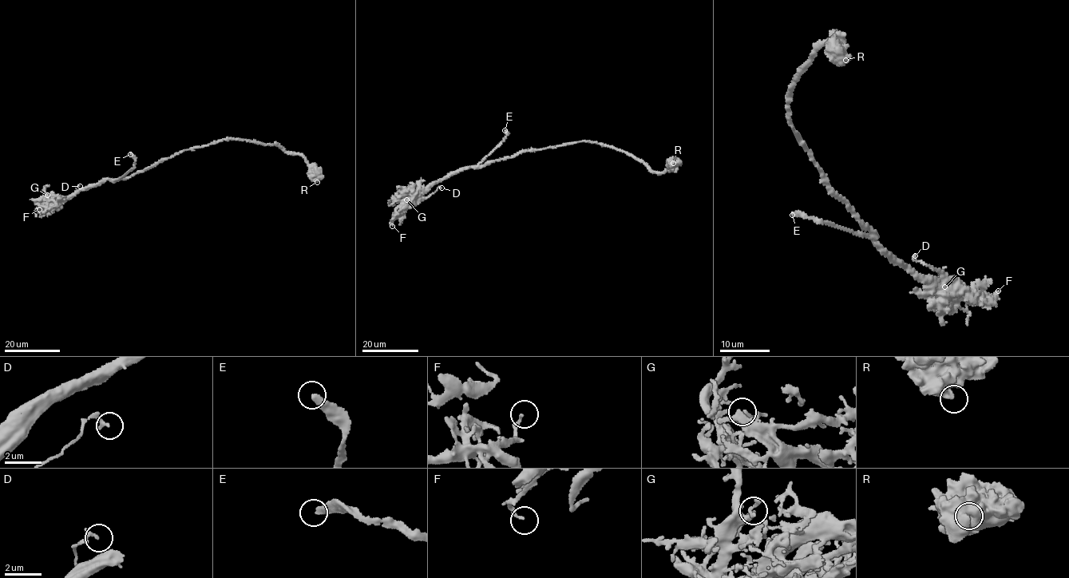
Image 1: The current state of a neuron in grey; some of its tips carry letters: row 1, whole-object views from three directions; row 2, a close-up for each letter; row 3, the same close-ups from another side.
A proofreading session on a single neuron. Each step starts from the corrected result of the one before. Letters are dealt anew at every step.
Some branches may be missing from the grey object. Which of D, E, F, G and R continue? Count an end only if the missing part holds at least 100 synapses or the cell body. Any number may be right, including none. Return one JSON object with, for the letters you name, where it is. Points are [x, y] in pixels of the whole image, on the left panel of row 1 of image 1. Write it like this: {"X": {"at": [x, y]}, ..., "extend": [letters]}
{"E": {"at": [130, 154]}, "extend": ["E"]}

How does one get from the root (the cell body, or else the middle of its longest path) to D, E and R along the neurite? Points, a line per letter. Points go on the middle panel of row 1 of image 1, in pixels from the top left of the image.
D: (540, 148), (456, 171), (429, 185), (421, 195), (428, 196), (438, 187), (441, 188)
E: (540, 148), (479, 165), (504, 140), (507, 133), (504, 130)
R: (540, 148), (596, 141), (630, 153), (653, 172), (671, 169), (668, 163), (673, 163)

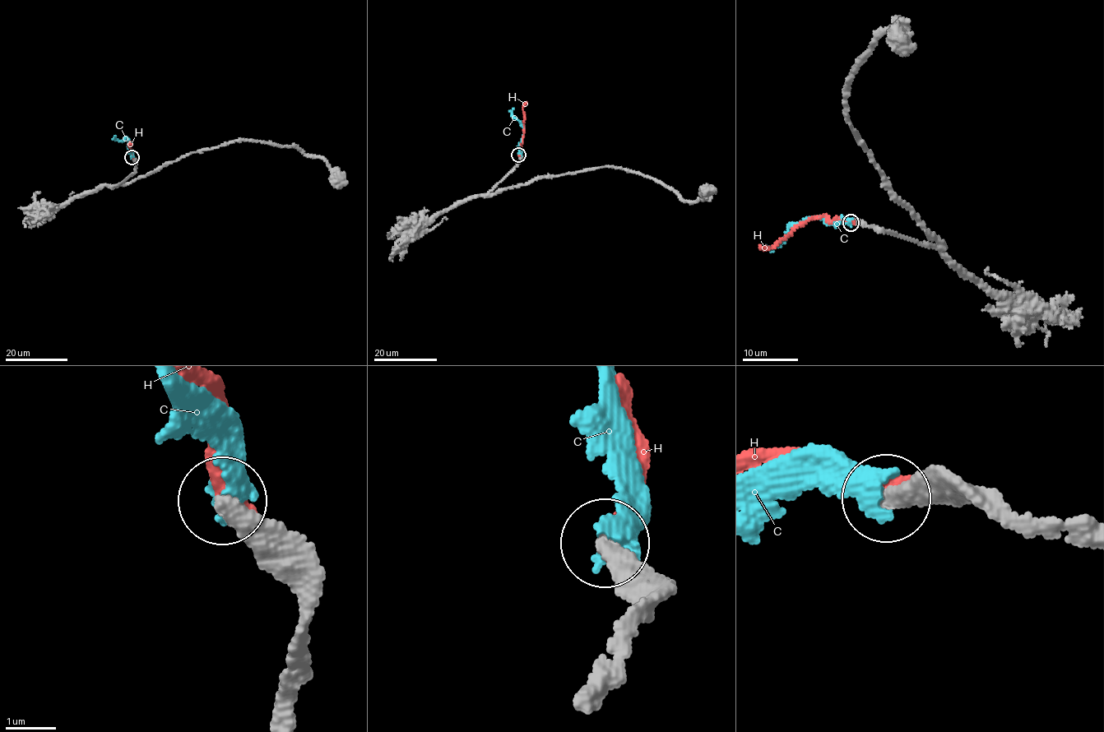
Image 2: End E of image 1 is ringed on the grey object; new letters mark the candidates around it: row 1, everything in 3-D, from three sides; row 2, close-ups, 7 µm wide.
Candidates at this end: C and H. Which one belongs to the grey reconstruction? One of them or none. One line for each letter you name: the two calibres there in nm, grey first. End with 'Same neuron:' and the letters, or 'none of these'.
Same neuron: none of these

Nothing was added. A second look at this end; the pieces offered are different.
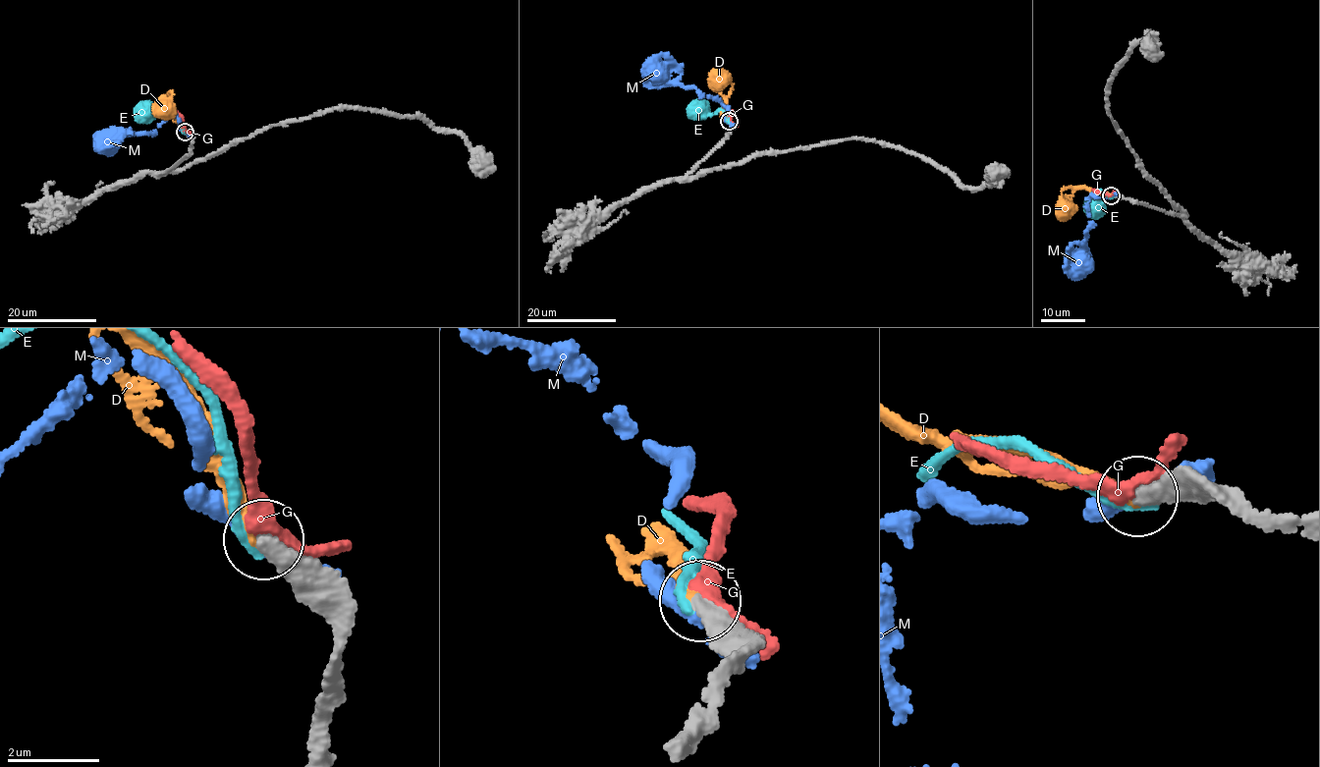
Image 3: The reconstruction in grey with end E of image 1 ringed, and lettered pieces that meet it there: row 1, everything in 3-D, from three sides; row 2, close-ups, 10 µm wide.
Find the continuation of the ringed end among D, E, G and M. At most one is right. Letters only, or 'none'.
D

